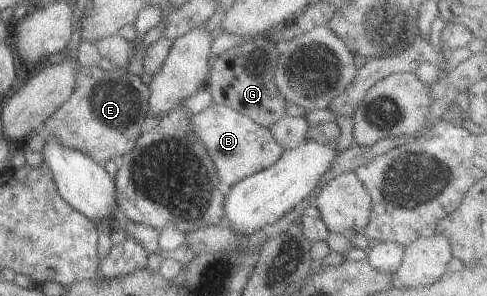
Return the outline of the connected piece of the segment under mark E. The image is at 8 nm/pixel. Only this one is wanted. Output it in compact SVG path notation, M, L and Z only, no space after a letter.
M79 66L69 98L45 119L27 141L24 151L39 153L47 137L55 137L59 145L81 151L99 164L123 156L133 149L141 134L141 124L147 116L148 85L137 75L123 69Z

